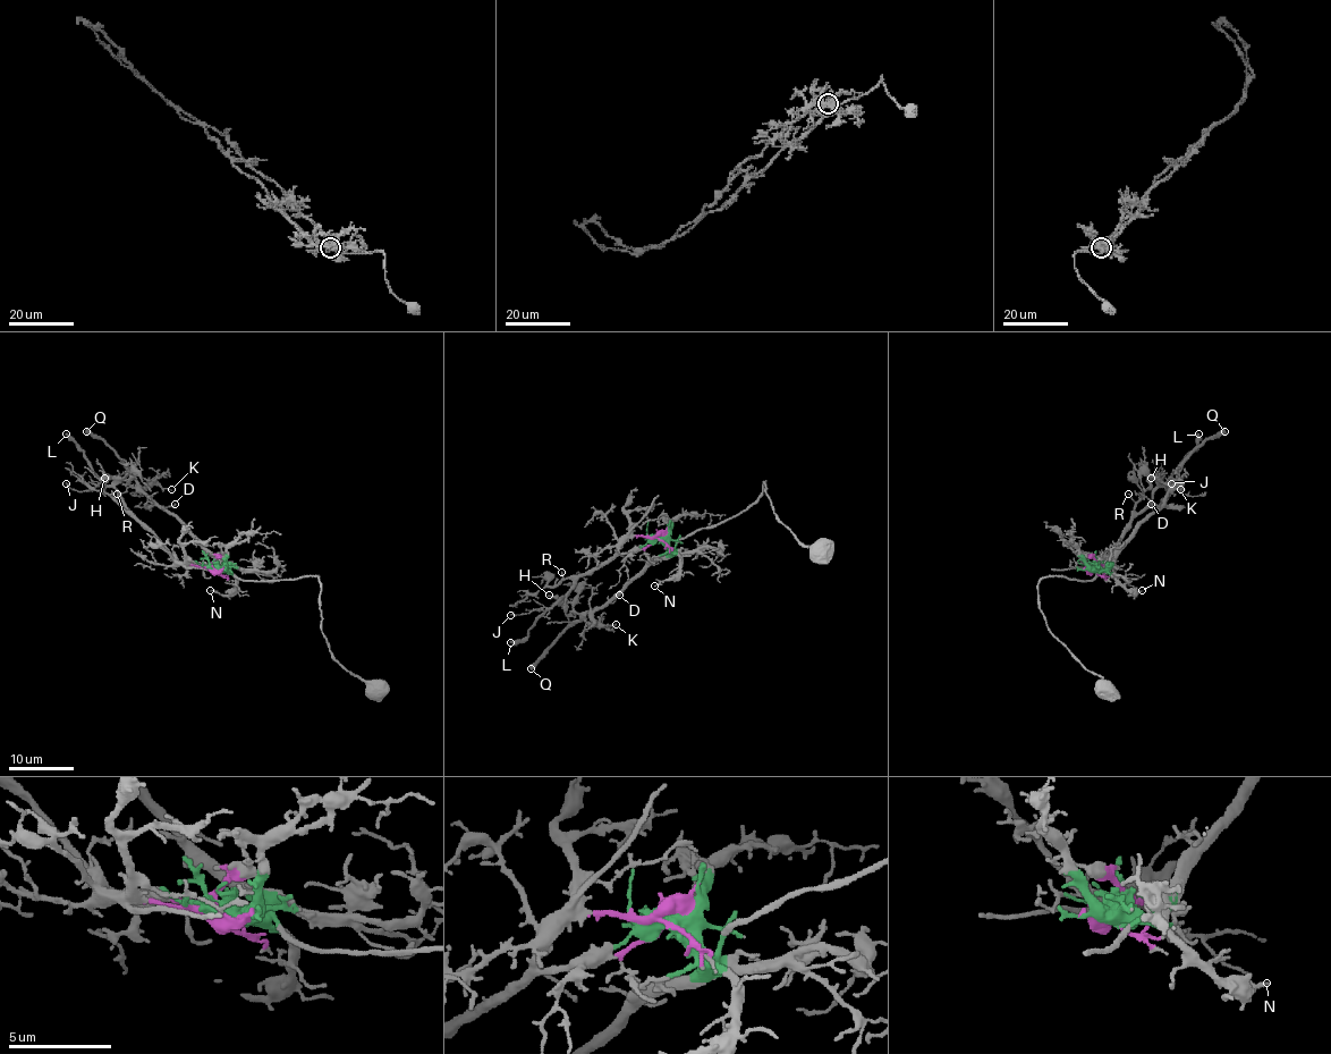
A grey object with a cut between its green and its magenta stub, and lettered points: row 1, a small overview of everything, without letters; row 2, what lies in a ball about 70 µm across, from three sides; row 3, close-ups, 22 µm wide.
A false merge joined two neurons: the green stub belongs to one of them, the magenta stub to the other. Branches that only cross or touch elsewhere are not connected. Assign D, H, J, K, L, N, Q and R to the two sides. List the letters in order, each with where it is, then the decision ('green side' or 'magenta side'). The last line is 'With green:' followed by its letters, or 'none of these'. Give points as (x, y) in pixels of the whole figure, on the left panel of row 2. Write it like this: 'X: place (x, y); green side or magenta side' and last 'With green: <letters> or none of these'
D: place (175, 504); green side
H: place (104, 478); magenta side
J: place (66, 483); magenta side
K: place (171, 489); green side
L: place (66, 433); magenta side
N: place (210, 590); green side
Q: place (86, 431); green side
R: place (117, 494); magenta side
With green: D, K, N, Q

